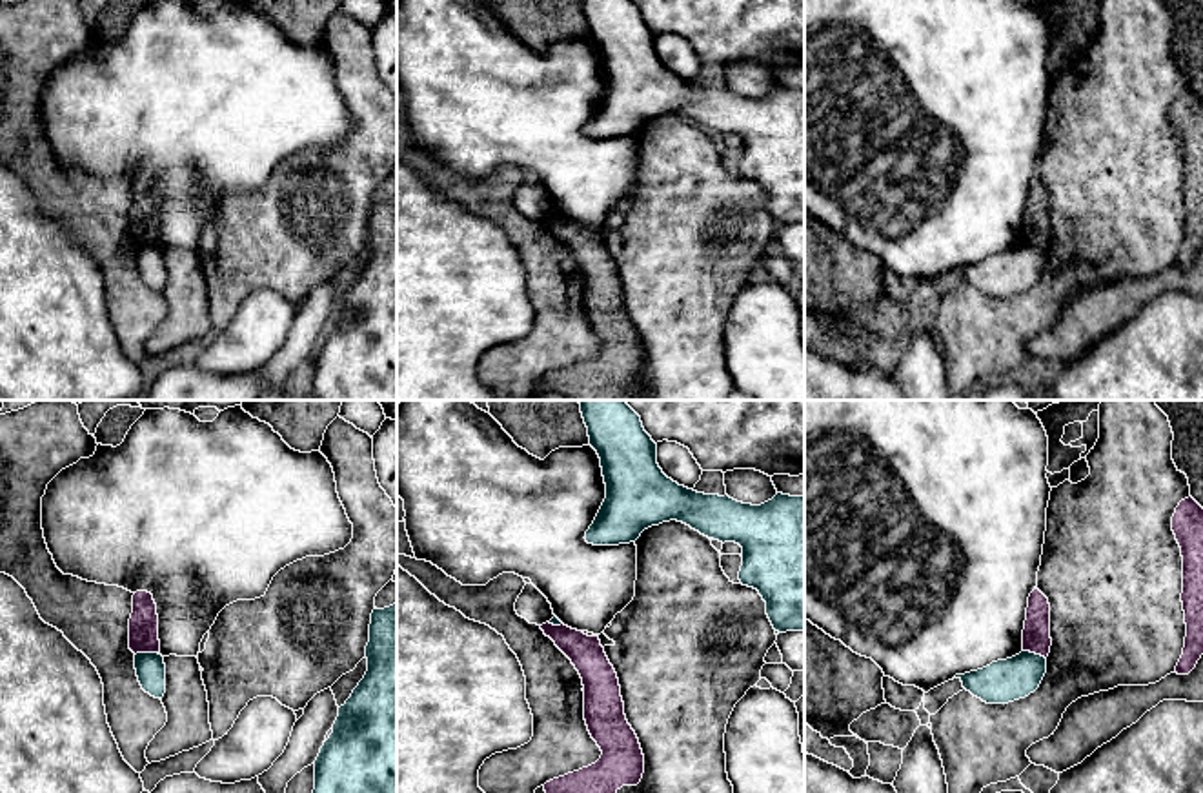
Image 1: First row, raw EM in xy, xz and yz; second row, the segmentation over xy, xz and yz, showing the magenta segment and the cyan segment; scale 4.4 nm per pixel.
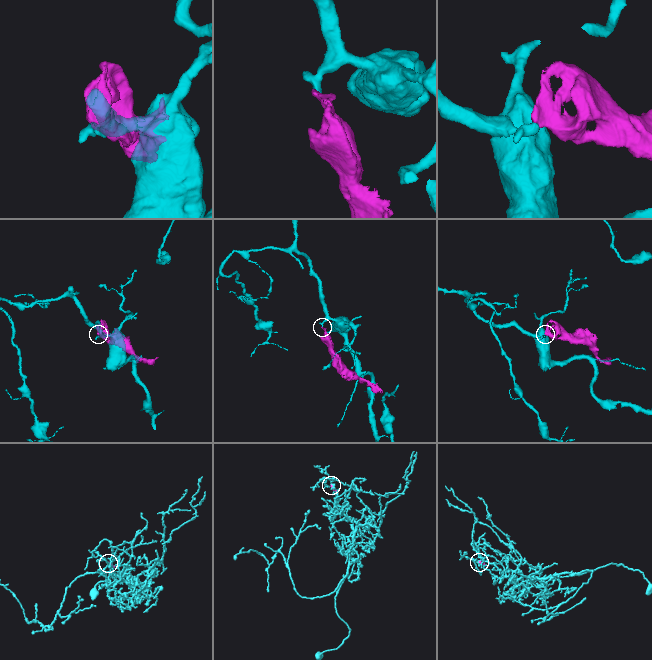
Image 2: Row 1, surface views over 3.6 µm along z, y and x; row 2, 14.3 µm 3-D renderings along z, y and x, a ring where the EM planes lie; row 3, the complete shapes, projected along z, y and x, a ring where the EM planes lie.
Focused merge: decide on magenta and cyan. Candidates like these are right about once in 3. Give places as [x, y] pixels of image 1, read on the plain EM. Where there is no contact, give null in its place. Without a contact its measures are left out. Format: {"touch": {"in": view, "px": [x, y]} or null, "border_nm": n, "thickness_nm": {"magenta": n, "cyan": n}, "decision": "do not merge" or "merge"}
{"touch": {"in": "xy", "px": [146, 244]}, "border_nm": 110, "thickness_nm": {"magenta": 130, "cyan": 130}, "decision": "do not merge"}

